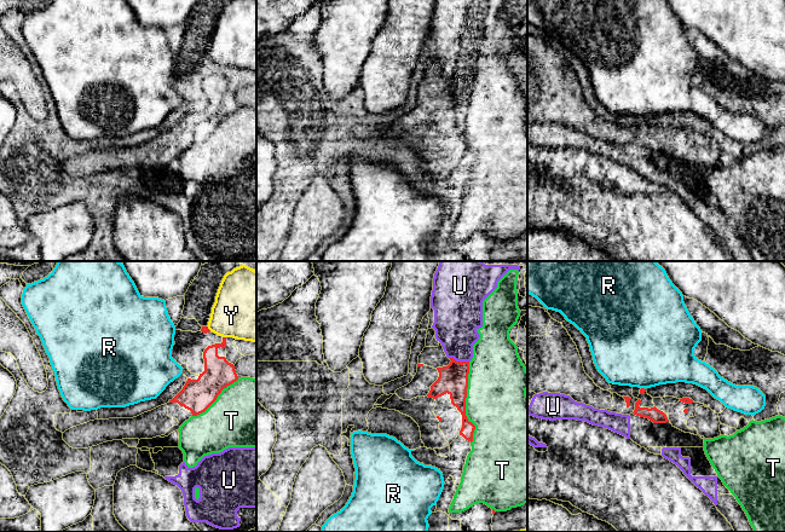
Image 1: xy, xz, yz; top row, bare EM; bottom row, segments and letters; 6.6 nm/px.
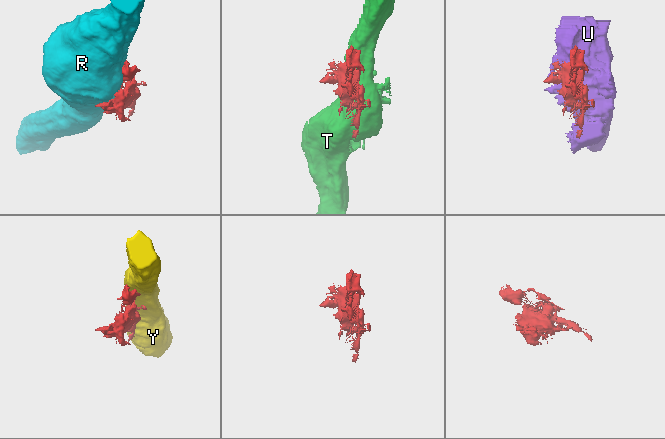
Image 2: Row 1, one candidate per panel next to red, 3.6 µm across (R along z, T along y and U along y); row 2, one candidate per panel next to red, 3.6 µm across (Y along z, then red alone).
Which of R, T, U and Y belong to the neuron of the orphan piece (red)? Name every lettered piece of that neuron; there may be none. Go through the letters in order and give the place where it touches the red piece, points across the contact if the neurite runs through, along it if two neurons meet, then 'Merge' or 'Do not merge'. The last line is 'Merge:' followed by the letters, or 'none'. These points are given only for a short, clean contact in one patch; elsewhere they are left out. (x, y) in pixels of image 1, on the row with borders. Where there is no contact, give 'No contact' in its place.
R: Touches red at xy (183, 371). Do not merge
T: Touches red at xz (465, 403). Do not merge
U: Touches red at xz (459, 362). Boundary: xz (449, 358), (456, 362), (468, 362). Do not merge
Y: Touches red at xy (224, 337). Do not merge
Merge: none

